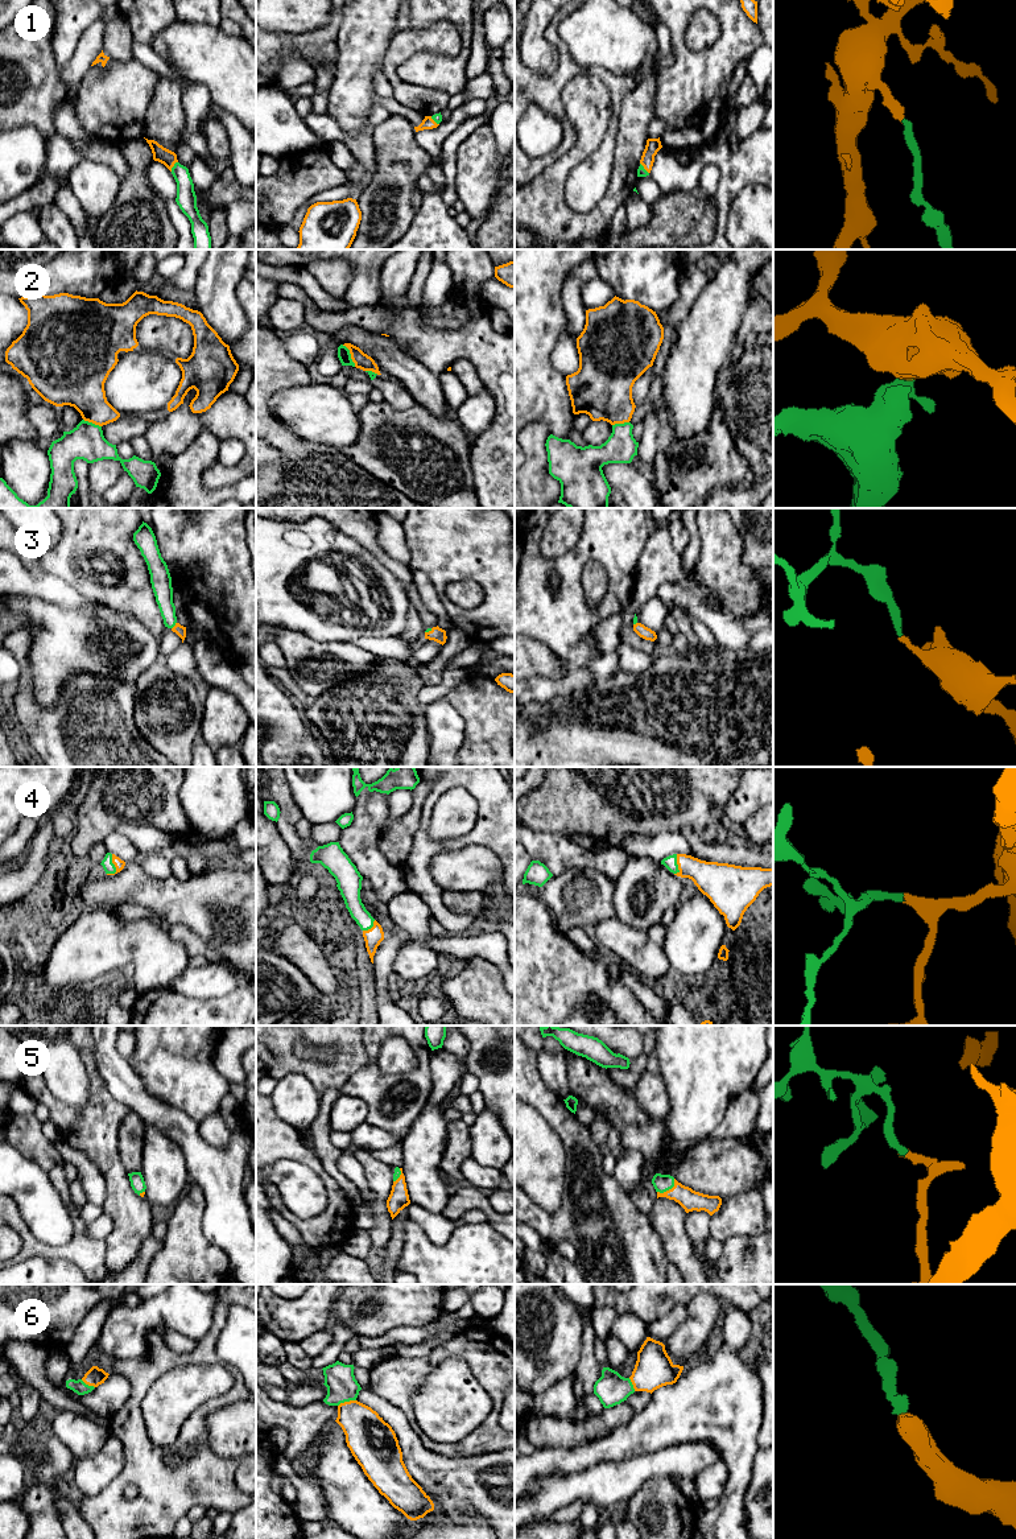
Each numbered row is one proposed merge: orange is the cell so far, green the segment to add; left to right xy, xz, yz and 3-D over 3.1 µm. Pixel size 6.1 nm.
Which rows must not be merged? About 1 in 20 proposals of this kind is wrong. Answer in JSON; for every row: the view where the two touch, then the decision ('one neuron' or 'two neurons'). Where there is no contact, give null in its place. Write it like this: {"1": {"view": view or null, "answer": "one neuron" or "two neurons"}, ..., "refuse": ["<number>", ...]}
{"1": {"view": "xy", "answer": "one neuron"}, "2": {"view": "xz", "answer": "two neurons"}, "3": {"view": "xy", "answer": "one neuron"}, "4": {"view": "xy", "answer": "one neuron"}, "5": {"view": "yz", "answer": "one neuron"}, "6": {"view": "xz", "answer": "one neuron"}, "refuse": ["2"]}

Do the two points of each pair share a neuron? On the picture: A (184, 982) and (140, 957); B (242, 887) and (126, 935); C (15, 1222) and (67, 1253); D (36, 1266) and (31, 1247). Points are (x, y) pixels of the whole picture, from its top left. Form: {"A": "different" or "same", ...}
{"A": "different", "B": "different", "C": "same", "D": "different"}

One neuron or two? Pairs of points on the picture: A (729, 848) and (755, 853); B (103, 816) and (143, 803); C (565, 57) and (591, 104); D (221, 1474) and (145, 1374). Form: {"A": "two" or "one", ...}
{"A": "one", "B": "one", "C": "two", "D": "one"}

